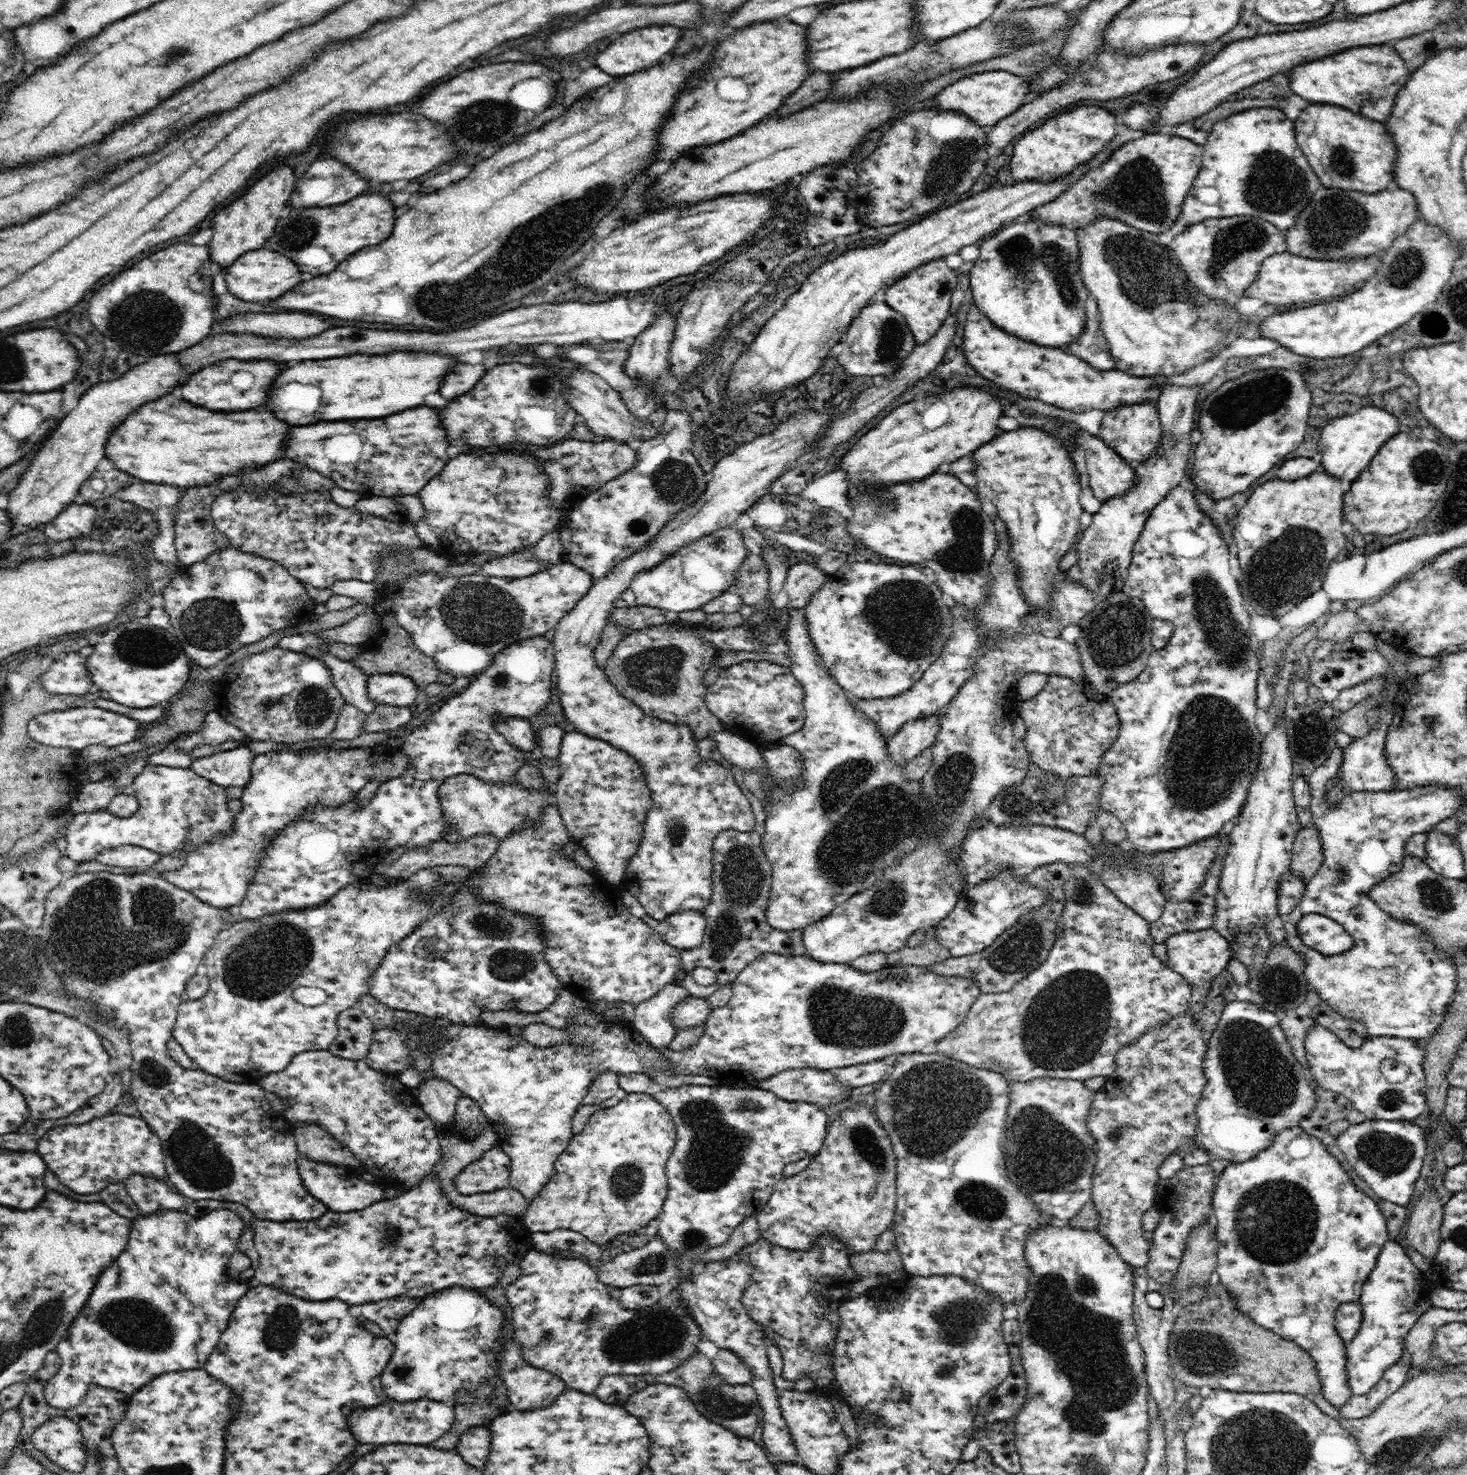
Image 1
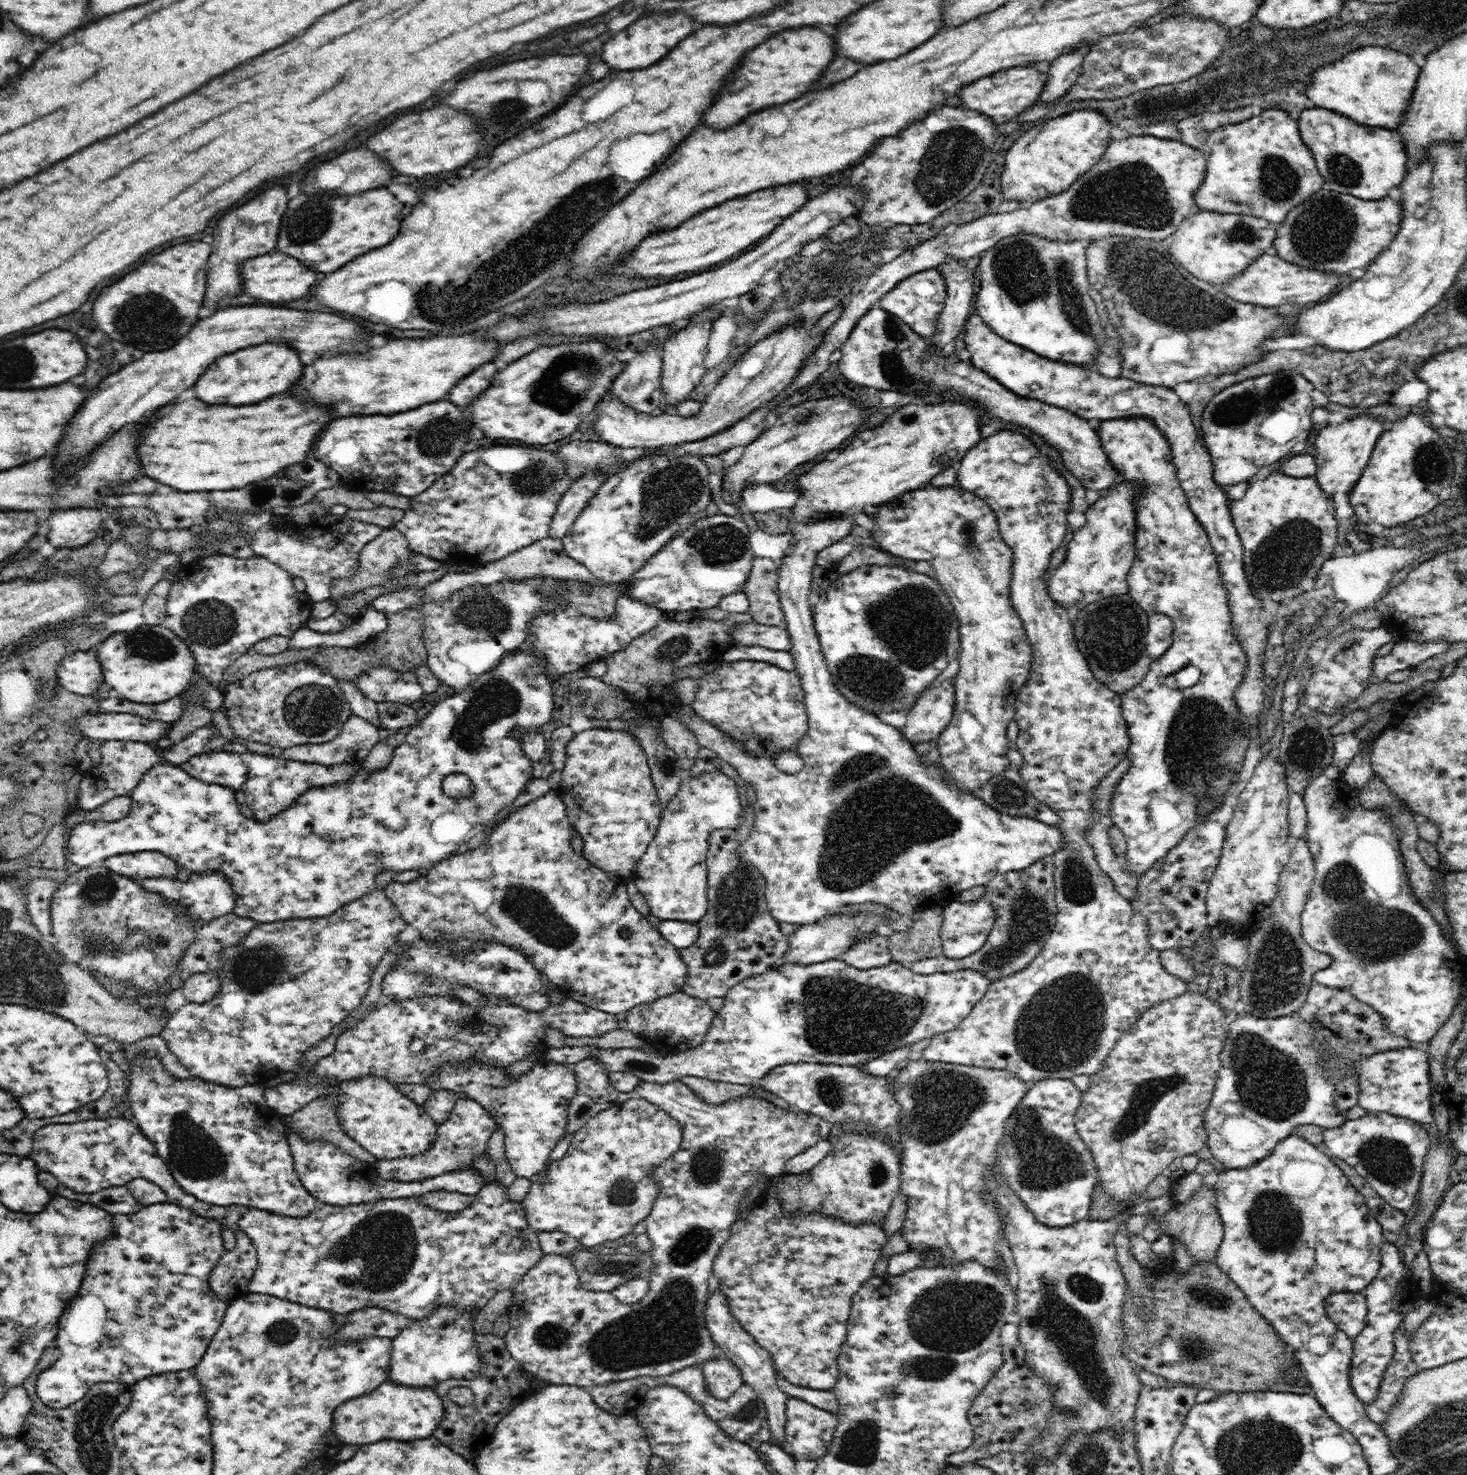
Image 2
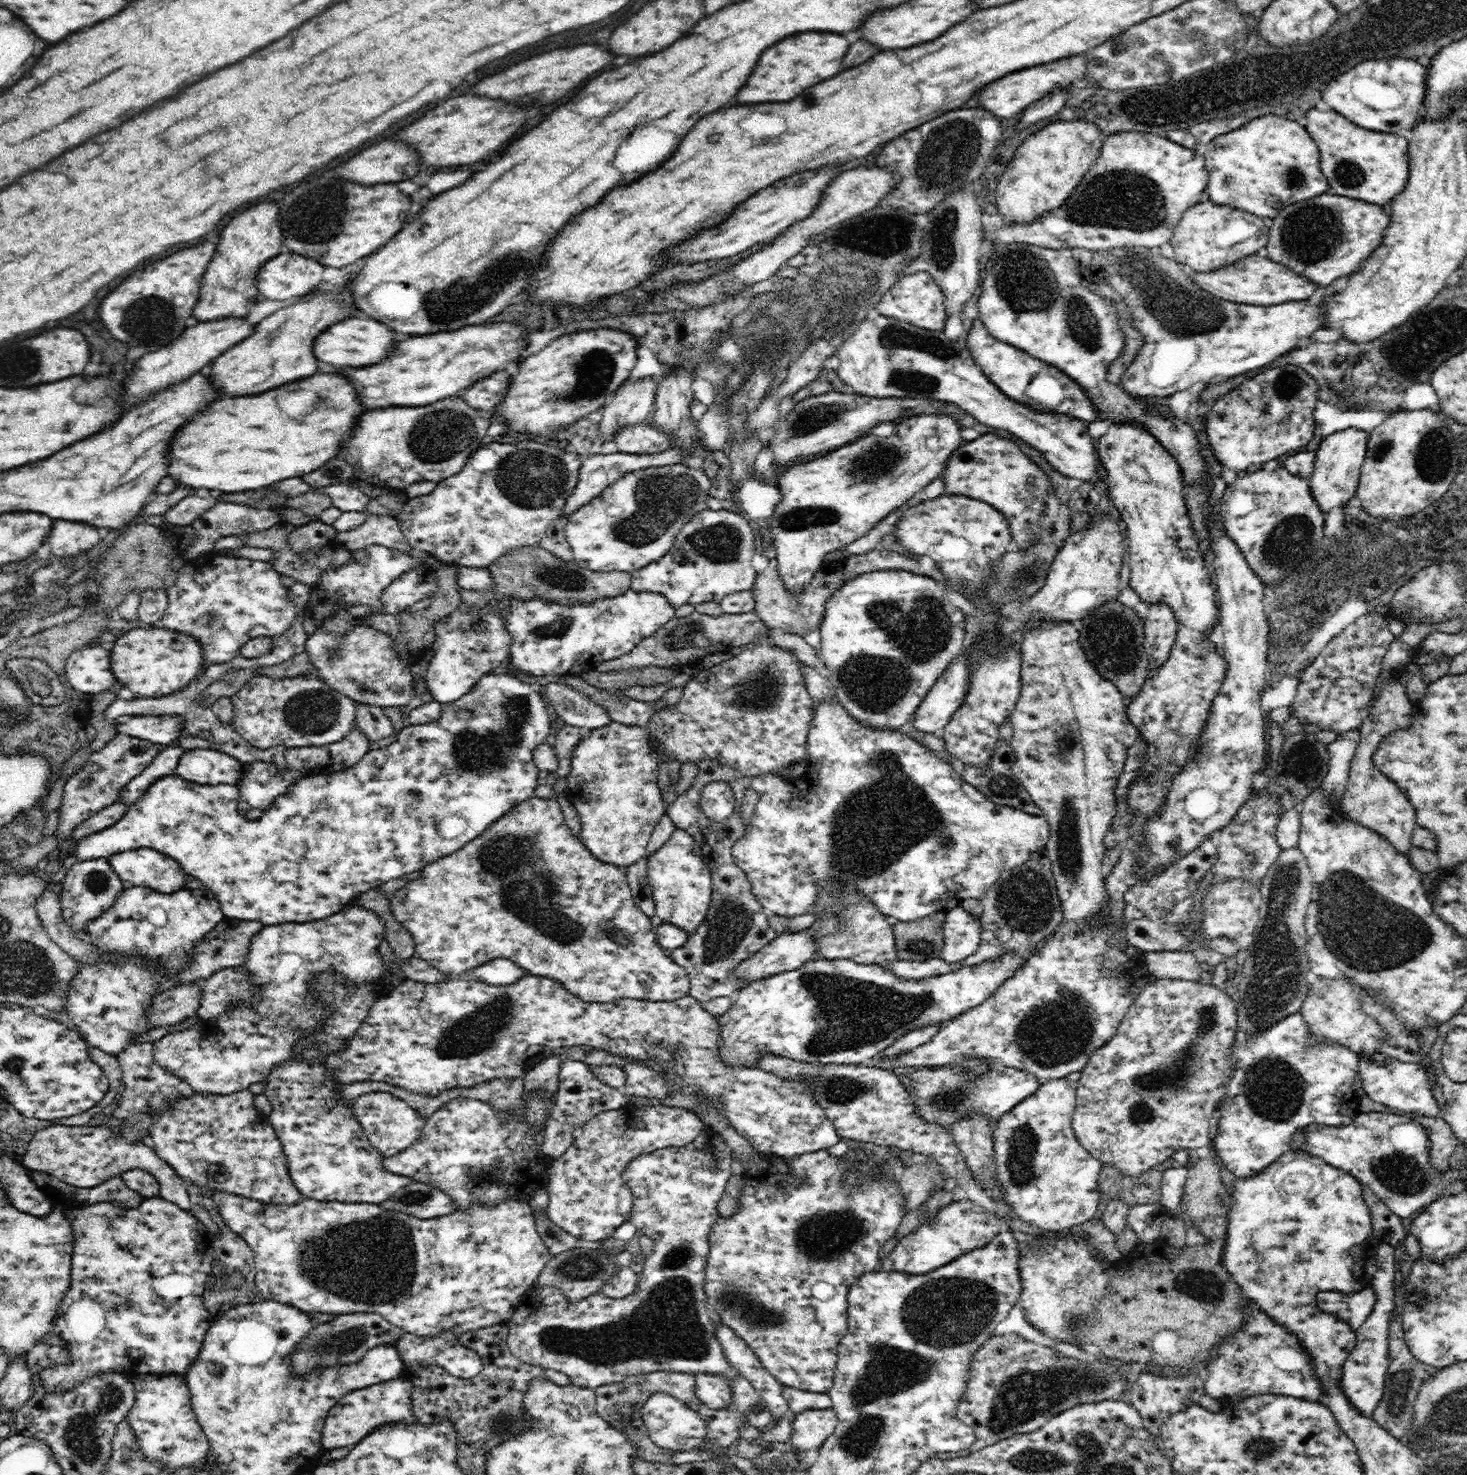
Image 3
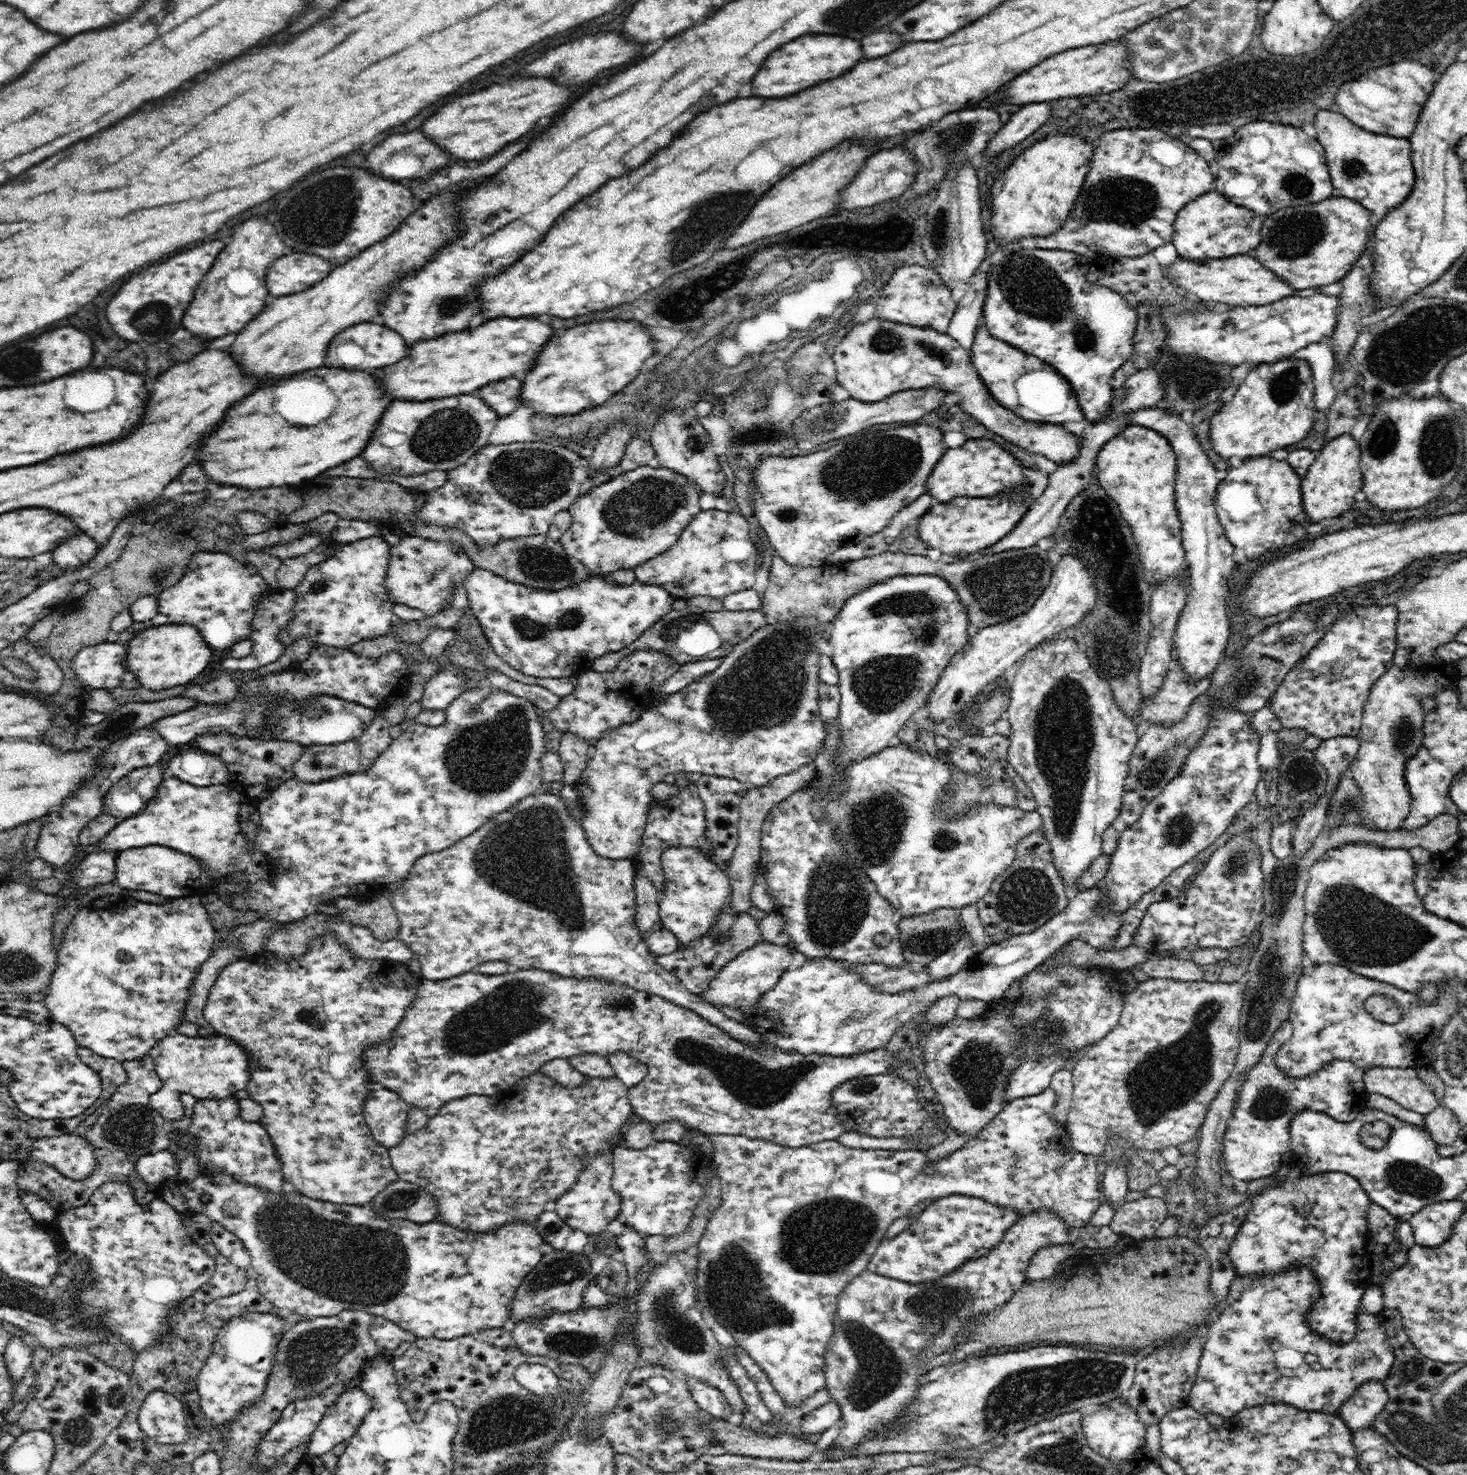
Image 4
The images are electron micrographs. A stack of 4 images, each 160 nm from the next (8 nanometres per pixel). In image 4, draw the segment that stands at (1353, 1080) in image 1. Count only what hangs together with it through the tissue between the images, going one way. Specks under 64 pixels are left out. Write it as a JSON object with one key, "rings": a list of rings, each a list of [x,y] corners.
{"rings":[[[1372,1067],[1365,1070],[1363,1081],[1368,1093],[1391,1098],[1422,1115],[1431,1114],[1440,1103],[1417,1069]]]}

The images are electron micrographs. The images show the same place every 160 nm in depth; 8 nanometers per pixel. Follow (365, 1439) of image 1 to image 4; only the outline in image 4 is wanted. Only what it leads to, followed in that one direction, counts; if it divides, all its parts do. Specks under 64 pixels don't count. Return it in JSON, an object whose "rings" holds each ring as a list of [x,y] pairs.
{"rings":[[[360,1387],[344,1391],[324,1413],[307,1444],[306,1453],[321,1456],[339,1442],[350,1440],[370,1410],[372,1397]]]}

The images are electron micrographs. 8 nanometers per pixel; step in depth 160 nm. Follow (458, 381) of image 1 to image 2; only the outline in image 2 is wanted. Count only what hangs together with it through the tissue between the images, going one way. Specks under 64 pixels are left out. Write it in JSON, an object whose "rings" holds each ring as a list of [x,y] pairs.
{"rings":[[[488,362],[486,366],[476,368],[476,372],[472,372],[470,376],[466,376],[464,380],[460,380],[460,384],[456,384],[456,388],[452,388],[450,392],[450,400],[458,406],[468,408],[472,404],[472,400],[490,386],[490,380],[496,374],[496,366],[492,362]]]}

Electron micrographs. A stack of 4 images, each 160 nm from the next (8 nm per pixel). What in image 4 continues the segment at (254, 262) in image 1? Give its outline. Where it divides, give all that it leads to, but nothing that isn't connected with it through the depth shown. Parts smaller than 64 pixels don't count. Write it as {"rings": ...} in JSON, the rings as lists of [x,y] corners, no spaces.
{"rings":[[[290,254],[278,258],[272,268],[268,268],[266,284],[272,296],[288,296],[302,292],[312,284],[320,282],[330,272],[330,264],[312,254]]]}

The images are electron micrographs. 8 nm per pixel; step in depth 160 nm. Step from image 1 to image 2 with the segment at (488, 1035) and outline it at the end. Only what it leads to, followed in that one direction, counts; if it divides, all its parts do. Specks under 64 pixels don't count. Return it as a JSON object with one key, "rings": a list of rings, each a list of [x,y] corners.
{"rings":[[[541,1060],[533,1066],[527,1073],[510,1077],[504,1073],[504,1067],[496,1065],[481,1064],[481,1062],[472,1062],[456,1067],[453,1064],[446,1064],[438,1067],[437,1077],[427,1082],[432,1090],[449,1090],[461,1096],[468,1096],[472,1100],[479,1102],[491,1116],[492,1125],[500,1125],[505,1136],[505,1149],[508,1162],[517,1177],[529,1178],[544,1170],[550,1152],[554,1150],[558,1141],[563,1140],[562,1136],[566,1133],[568,1125],[568,1104],[573,1096],[576,1096],[576,1073],[574,1065],[557,1064]]]}

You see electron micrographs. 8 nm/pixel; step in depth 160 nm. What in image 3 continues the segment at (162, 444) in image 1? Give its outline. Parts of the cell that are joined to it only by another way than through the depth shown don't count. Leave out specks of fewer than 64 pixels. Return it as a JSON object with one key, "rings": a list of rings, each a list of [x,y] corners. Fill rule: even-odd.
{"rings":[[[316,374],[258,396],[240,398],[220,398],[198,416],[192,416],[176,436],[172,436],[168,454],[168,474],[188,488],[210,488],[222,492],[244,492],[270,486],[274,482],[304,476],[326,464],[330,458],[338,456],[342,442],[352,436],[356,420],[362,416],[362,404],[352,388],[342,376],[336,374]],[[296,402],[302,404],[302,414],[296,416]]]}

